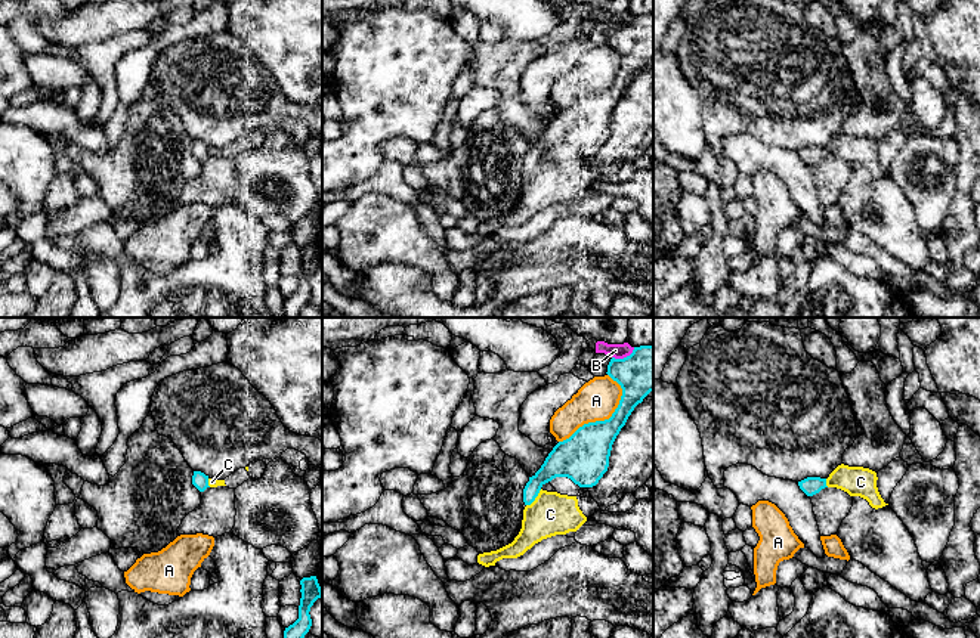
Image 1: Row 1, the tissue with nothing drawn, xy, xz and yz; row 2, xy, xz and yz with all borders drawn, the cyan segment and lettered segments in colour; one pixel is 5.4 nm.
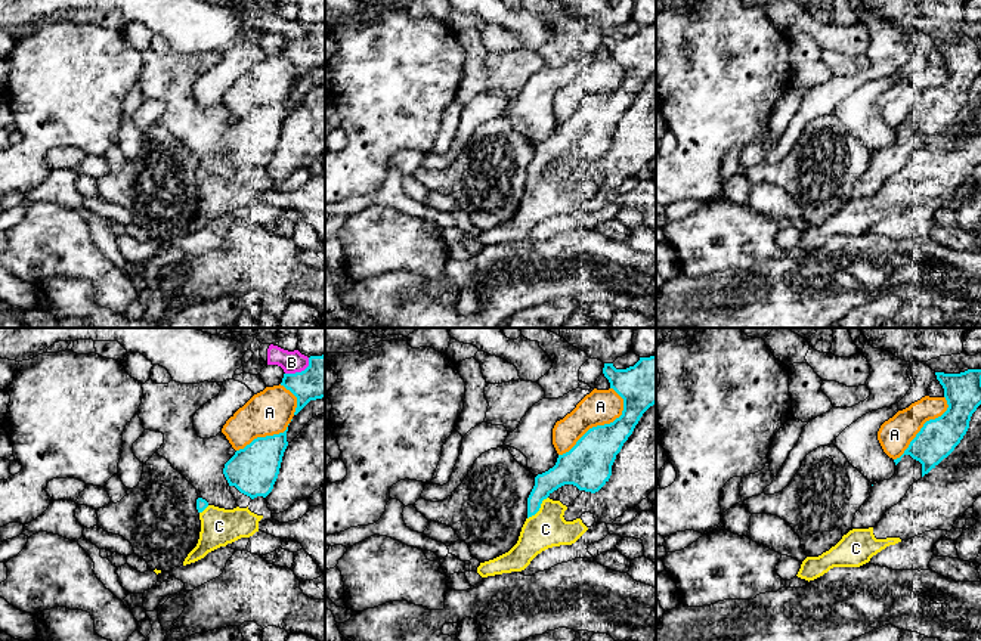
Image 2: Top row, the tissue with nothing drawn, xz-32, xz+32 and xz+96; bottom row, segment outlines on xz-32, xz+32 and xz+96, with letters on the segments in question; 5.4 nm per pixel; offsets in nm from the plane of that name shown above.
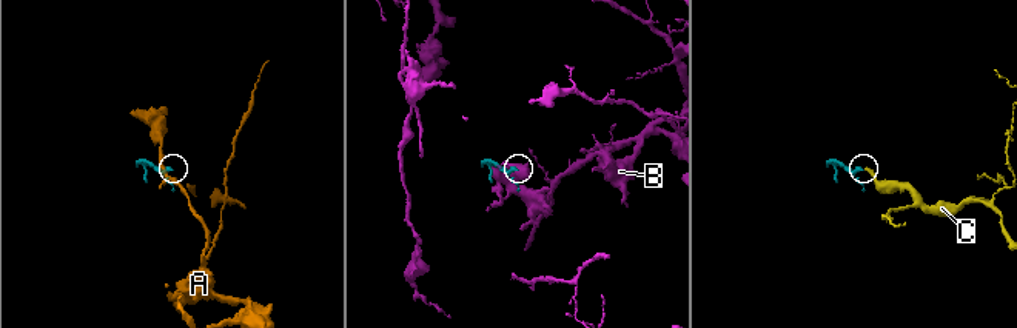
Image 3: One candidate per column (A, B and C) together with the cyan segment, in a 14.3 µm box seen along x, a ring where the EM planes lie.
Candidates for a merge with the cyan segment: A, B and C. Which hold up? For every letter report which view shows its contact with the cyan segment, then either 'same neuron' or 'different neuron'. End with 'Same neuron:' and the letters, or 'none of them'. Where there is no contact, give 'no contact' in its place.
A: meets cyan in xz; different neuron
B: meets cyan in xz; different neuron
C: meets cyan in xz; same neuron
Same neuron: C

